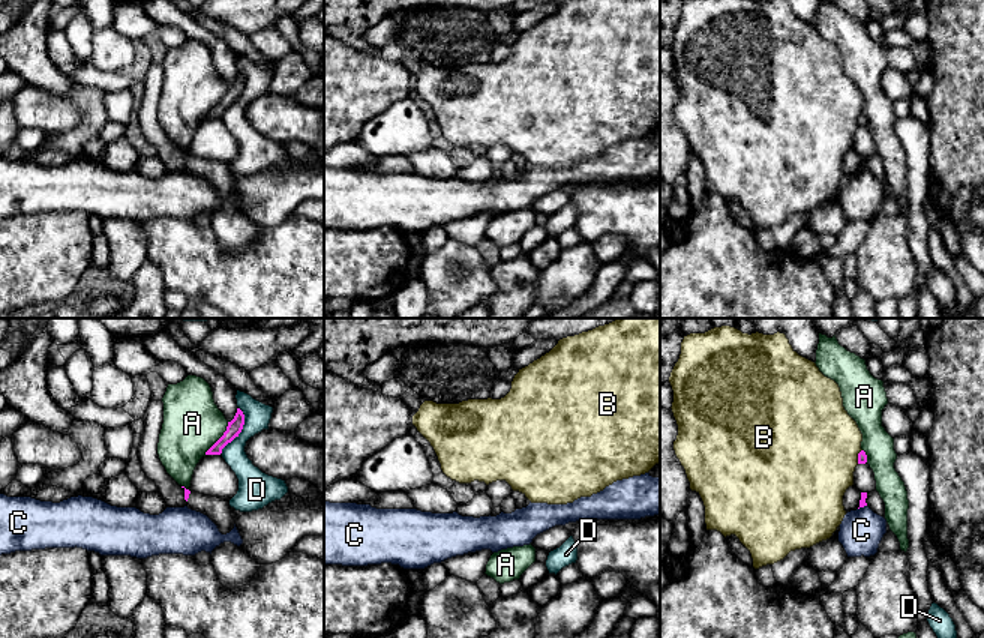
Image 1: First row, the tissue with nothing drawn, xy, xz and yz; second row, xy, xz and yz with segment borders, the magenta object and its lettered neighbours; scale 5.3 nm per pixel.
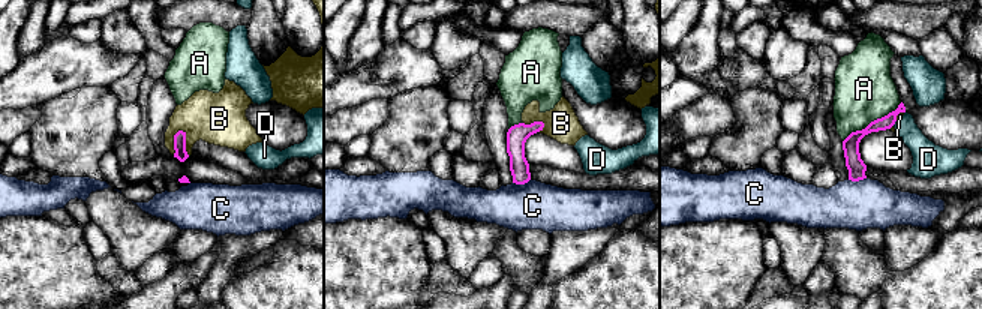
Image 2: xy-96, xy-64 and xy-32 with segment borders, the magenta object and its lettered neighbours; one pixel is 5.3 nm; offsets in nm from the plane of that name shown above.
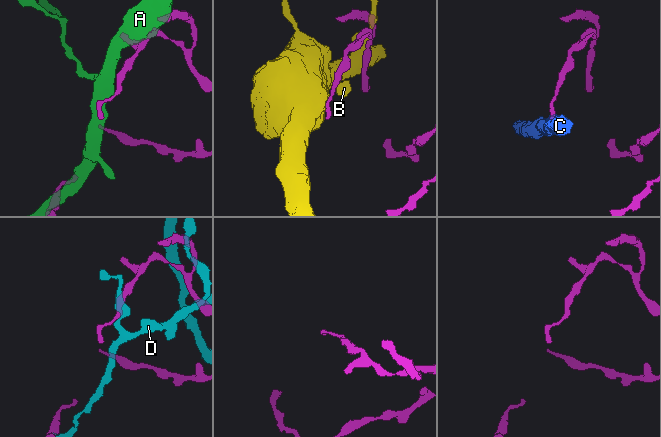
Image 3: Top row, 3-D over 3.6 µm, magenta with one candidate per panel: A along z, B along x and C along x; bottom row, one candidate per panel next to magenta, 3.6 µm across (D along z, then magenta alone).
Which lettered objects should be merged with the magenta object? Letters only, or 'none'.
none

